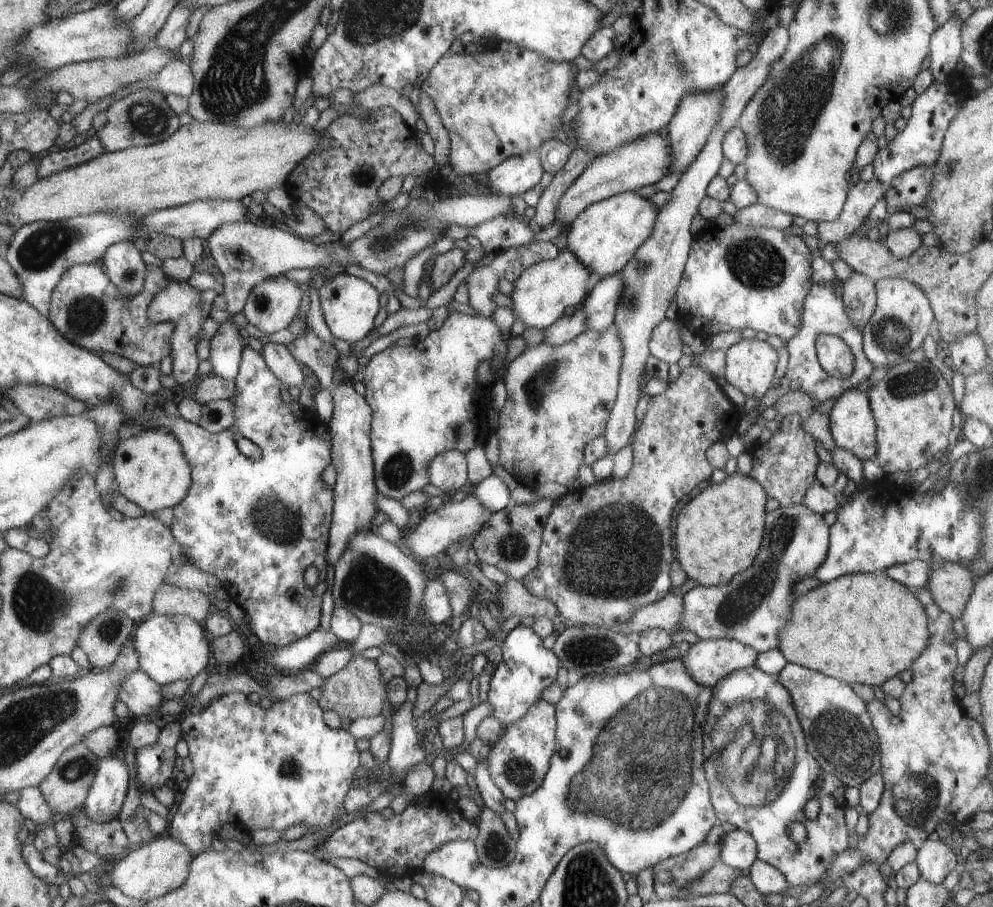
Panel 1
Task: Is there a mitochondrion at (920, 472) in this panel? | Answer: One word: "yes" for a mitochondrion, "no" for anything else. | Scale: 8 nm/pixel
no

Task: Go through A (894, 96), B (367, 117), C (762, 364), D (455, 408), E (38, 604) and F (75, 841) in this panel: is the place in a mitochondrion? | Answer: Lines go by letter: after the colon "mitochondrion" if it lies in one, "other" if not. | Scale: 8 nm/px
A: other
B: other
C: other
D: other
E: mitochondrion
F: other

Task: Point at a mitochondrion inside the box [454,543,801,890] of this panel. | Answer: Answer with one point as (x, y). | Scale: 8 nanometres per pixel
(642, 769)

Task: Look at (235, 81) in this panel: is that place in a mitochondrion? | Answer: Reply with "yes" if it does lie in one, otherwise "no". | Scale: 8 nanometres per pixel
yes

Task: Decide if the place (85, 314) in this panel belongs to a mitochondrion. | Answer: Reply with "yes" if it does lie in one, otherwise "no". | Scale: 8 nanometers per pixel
yes

